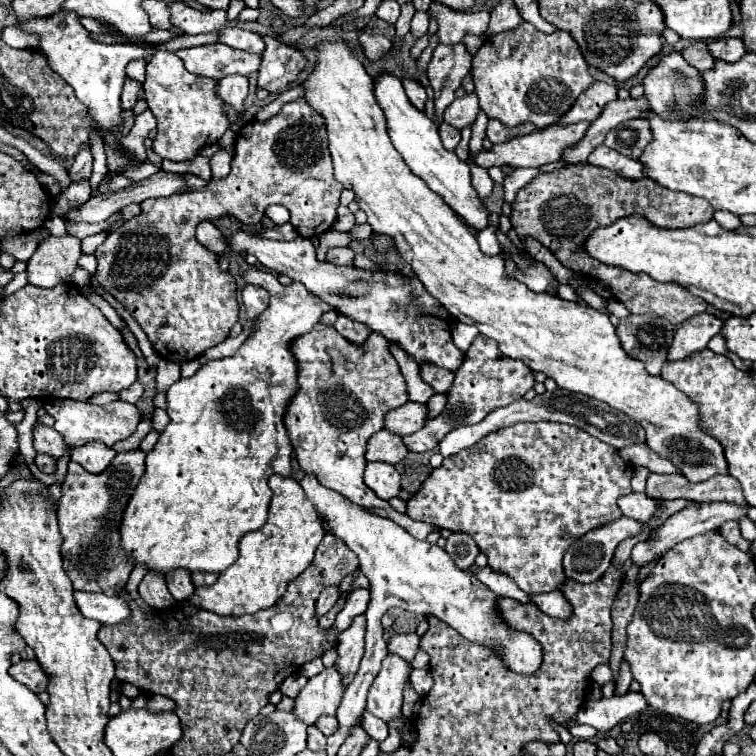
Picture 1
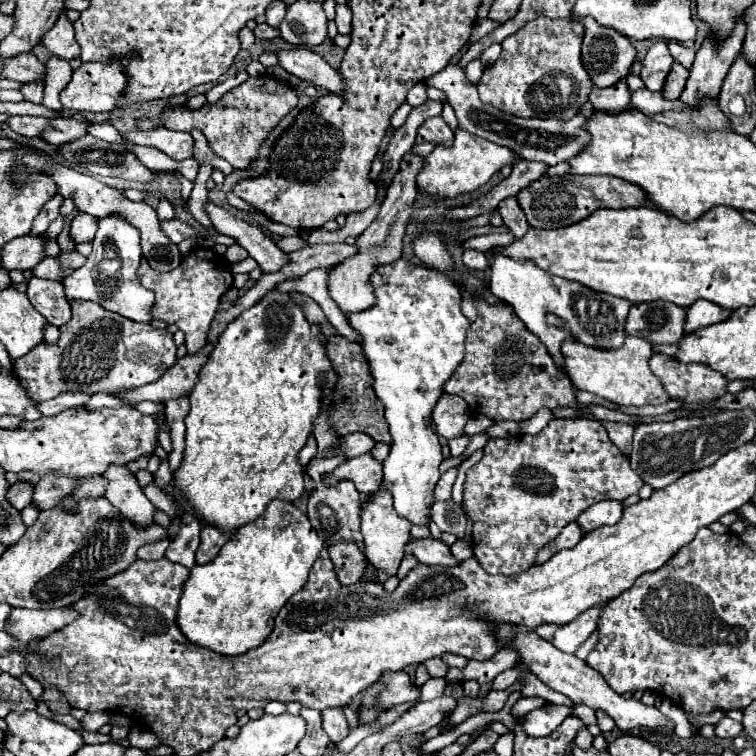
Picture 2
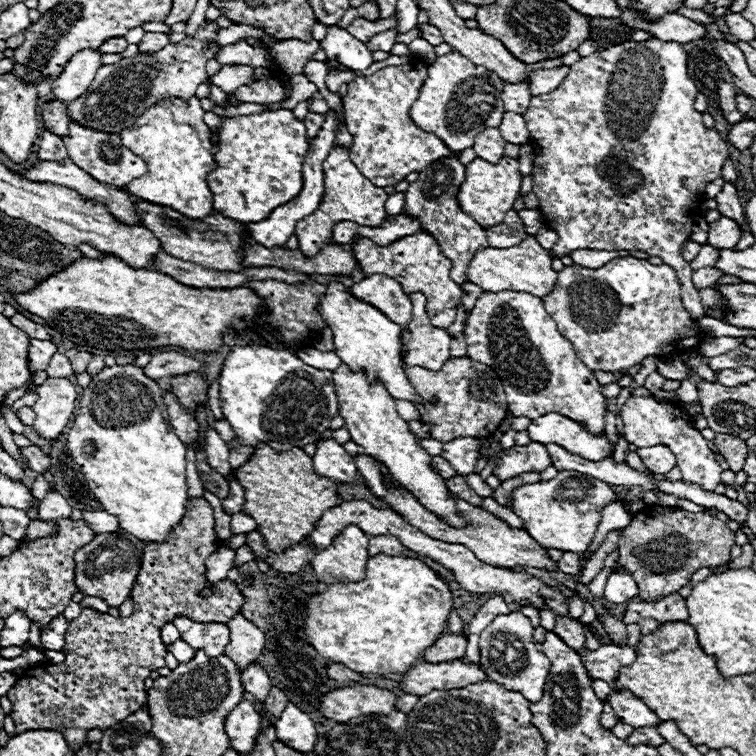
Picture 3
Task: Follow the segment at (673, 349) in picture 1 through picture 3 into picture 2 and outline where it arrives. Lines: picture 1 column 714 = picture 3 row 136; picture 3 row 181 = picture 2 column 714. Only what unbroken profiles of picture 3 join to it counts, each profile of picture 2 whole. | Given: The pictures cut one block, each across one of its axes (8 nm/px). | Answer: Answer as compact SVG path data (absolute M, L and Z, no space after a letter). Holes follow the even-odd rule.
M696 300L688 310L686 310L686 324L684 324L684 332L690 334L698 328L710 326L710 324L718 324L724 322L730 316L730 310L718 306L718 304L710 304L708 300Z

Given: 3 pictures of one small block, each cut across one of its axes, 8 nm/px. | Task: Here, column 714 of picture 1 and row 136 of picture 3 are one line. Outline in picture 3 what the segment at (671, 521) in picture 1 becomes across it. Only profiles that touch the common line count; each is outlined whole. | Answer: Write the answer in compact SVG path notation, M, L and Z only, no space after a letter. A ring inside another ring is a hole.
M504 112L498 130L504 136L504 140L510 142L510 144L518 144L520 146L520 144L526 144L530 140L530 132L526 128L526 122L516 112Z

